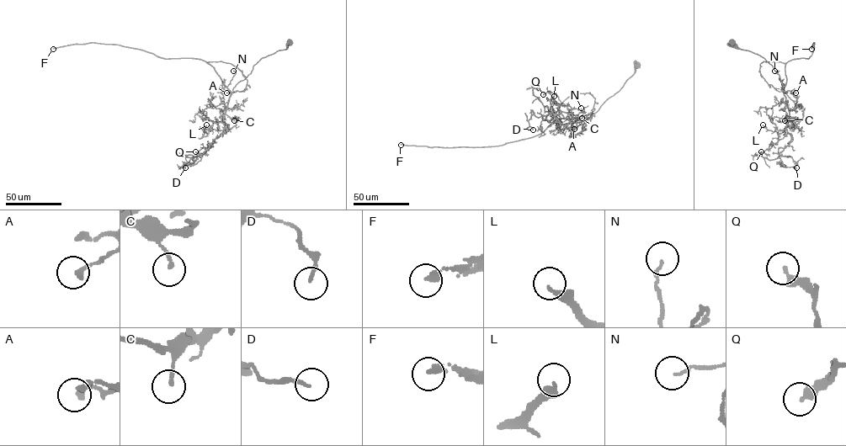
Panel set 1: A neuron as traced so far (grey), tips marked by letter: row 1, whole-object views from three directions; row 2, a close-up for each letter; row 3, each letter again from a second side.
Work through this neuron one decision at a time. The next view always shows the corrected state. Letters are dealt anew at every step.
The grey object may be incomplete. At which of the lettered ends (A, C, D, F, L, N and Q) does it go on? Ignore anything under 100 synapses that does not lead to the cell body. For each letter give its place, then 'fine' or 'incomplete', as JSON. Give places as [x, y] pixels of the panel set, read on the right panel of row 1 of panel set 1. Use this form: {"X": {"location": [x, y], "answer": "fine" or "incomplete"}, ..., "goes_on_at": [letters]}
{"A": {"location": [795, 92], "answer": "fine"}, "C": {"location": [784, 120], "answer": "fine"}, "D": {"location": [796, 167], "answer": "fine"}, "F": {"location": [811, 49], "answer": "incomplete"}, "L": {"location": [763, 124], "answer": "fine"}, "N": {"location": [774, 71], "answer": "fine"}, "Q": {"location": [761, 151], "answer": "fine"}, "goes_on_at": ["F"]}

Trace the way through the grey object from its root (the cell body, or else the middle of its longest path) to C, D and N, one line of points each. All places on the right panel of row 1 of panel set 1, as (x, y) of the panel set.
C: (731, 41), (740, 49), (763, 57), (779, 75), (789, 113), (784, 120)
D: (731, 41), (763, 57), (779, 75), (791, 139), (779, 153), (784, 165), (777, 162), (796, 167)
N: (731, 41), (772, 66), (791, 110), (795, 103), (781, 89), (779, 71), (774, 71)

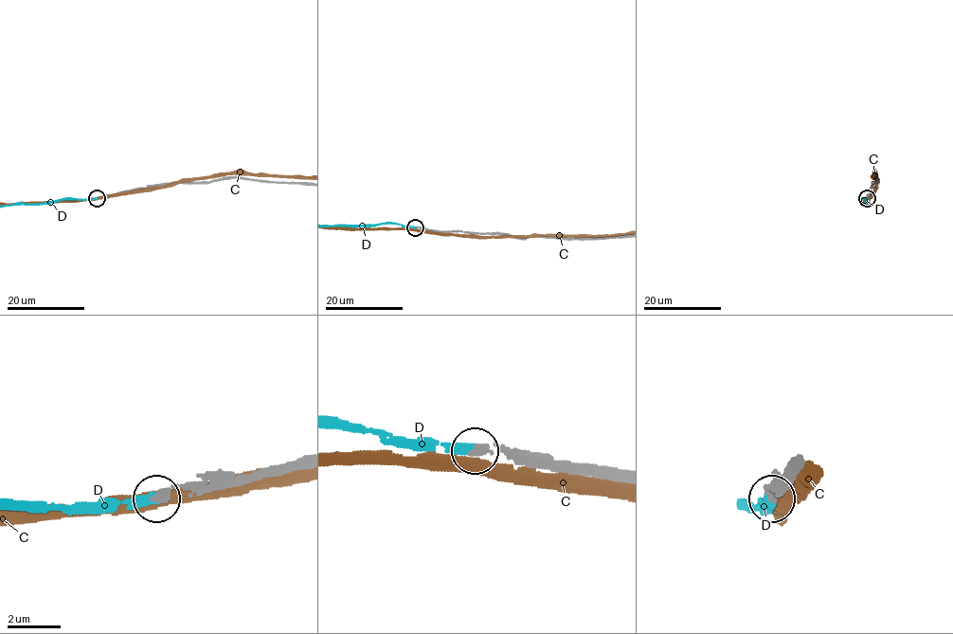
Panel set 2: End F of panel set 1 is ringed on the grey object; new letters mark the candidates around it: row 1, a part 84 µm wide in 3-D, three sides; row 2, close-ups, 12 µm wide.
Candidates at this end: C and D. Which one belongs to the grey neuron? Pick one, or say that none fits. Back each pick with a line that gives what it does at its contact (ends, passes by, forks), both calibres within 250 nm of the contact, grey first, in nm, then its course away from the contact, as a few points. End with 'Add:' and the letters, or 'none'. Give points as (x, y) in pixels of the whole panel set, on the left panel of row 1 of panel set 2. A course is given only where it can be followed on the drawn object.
D: It ends there. Thickness 280 nm (grey) against 320 nm
Add: D

